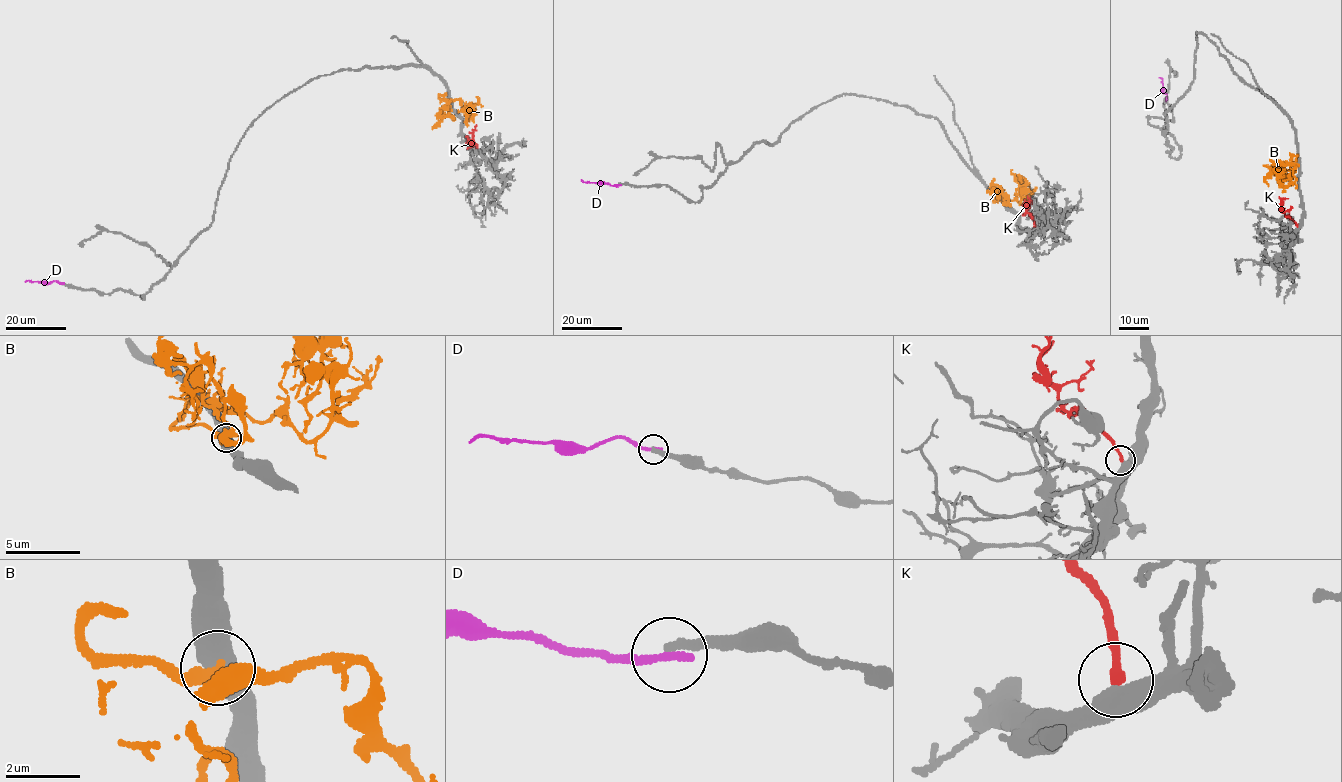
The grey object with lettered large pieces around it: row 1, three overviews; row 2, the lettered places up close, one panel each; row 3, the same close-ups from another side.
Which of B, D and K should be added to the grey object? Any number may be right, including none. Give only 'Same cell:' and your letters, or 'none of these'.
Same cell: K

